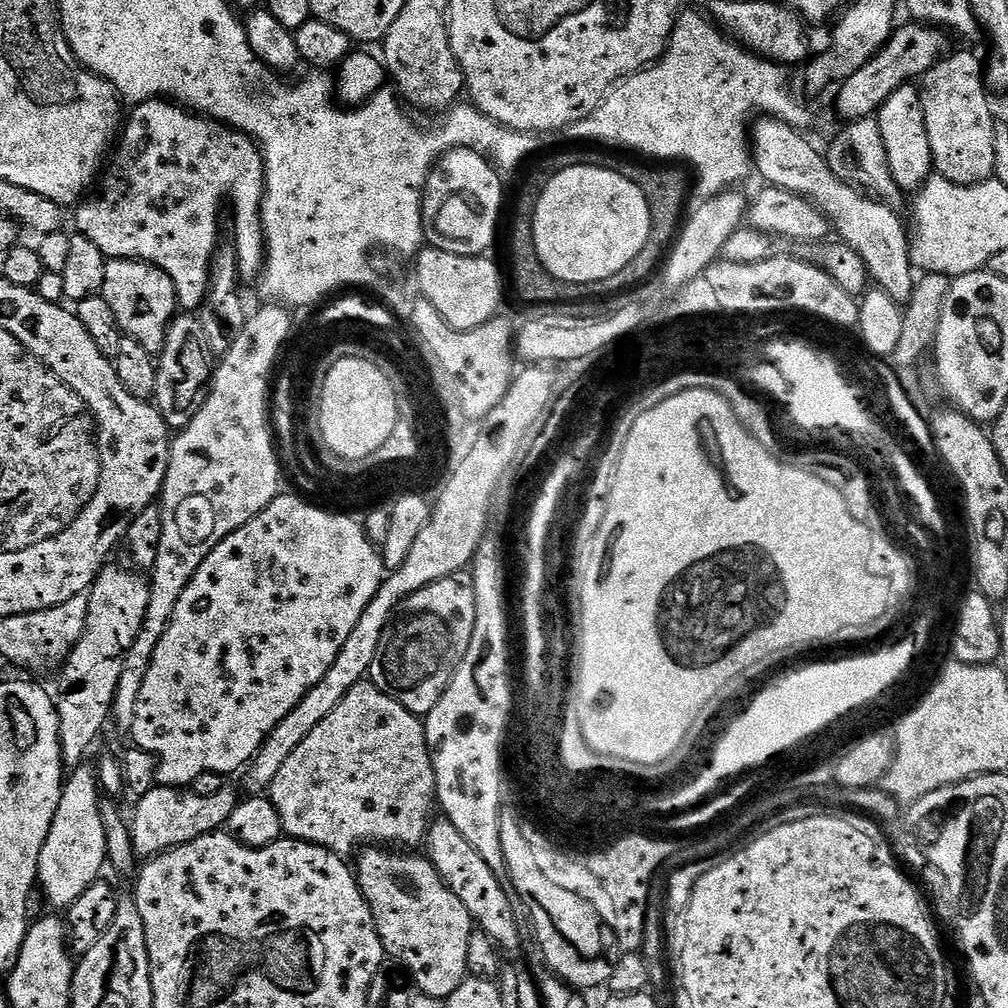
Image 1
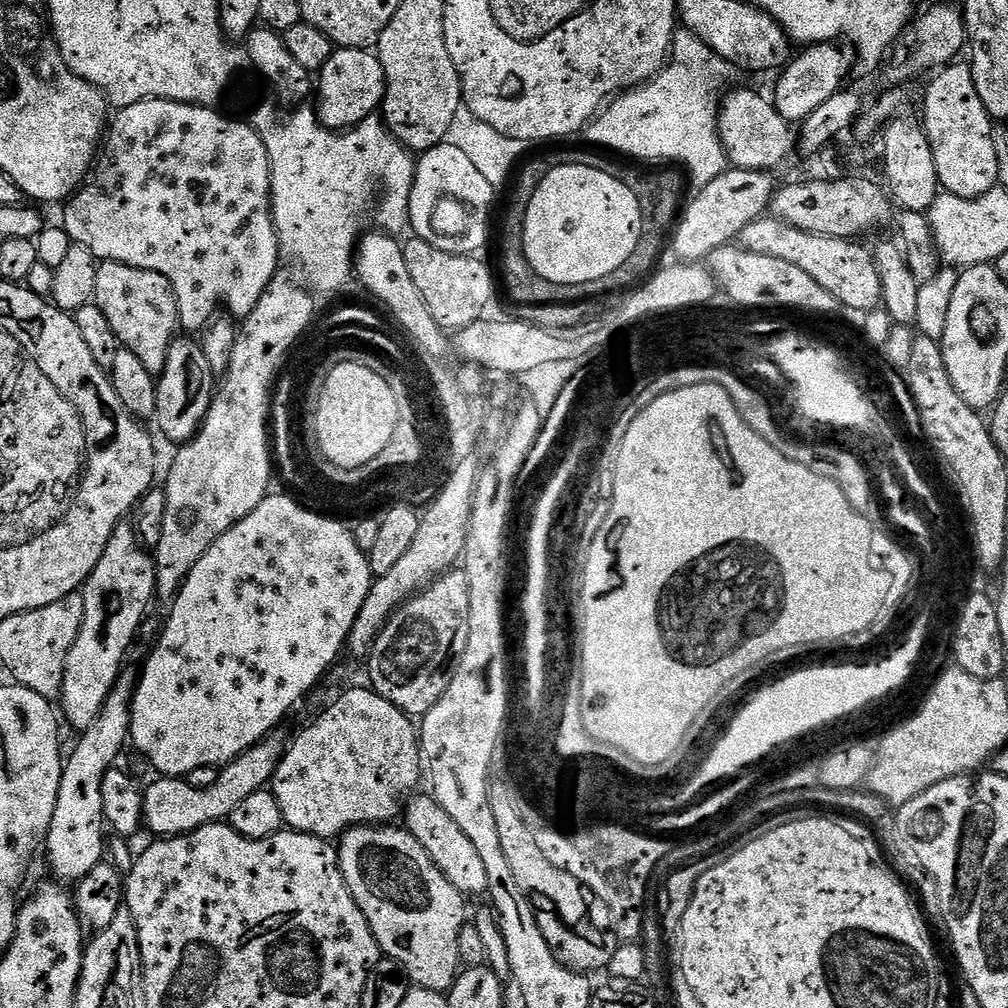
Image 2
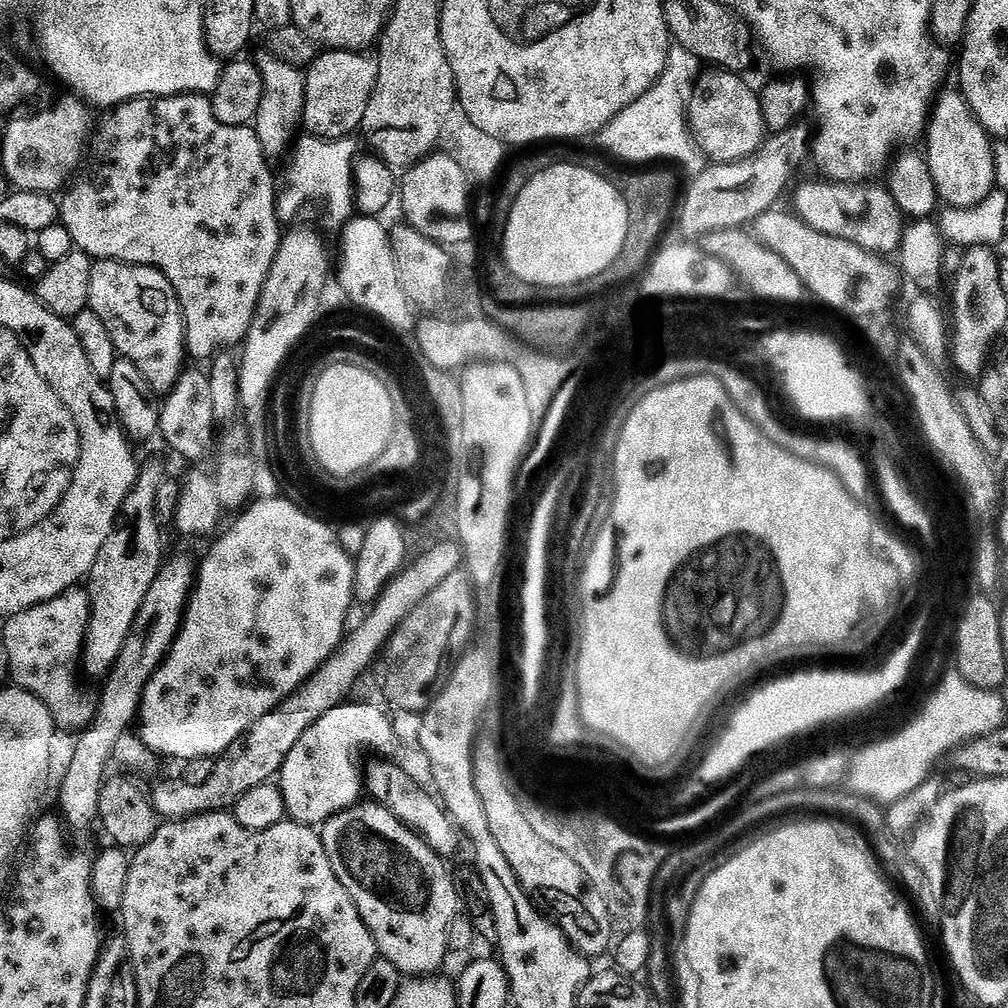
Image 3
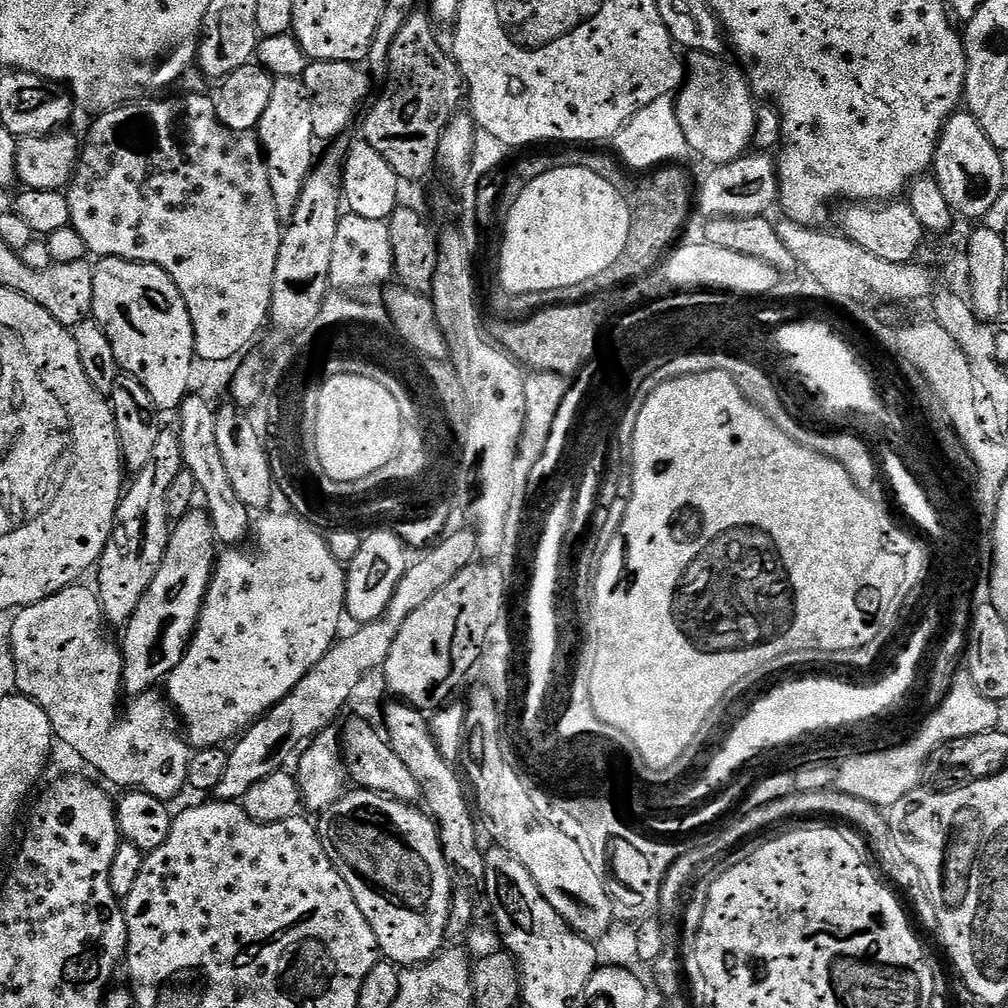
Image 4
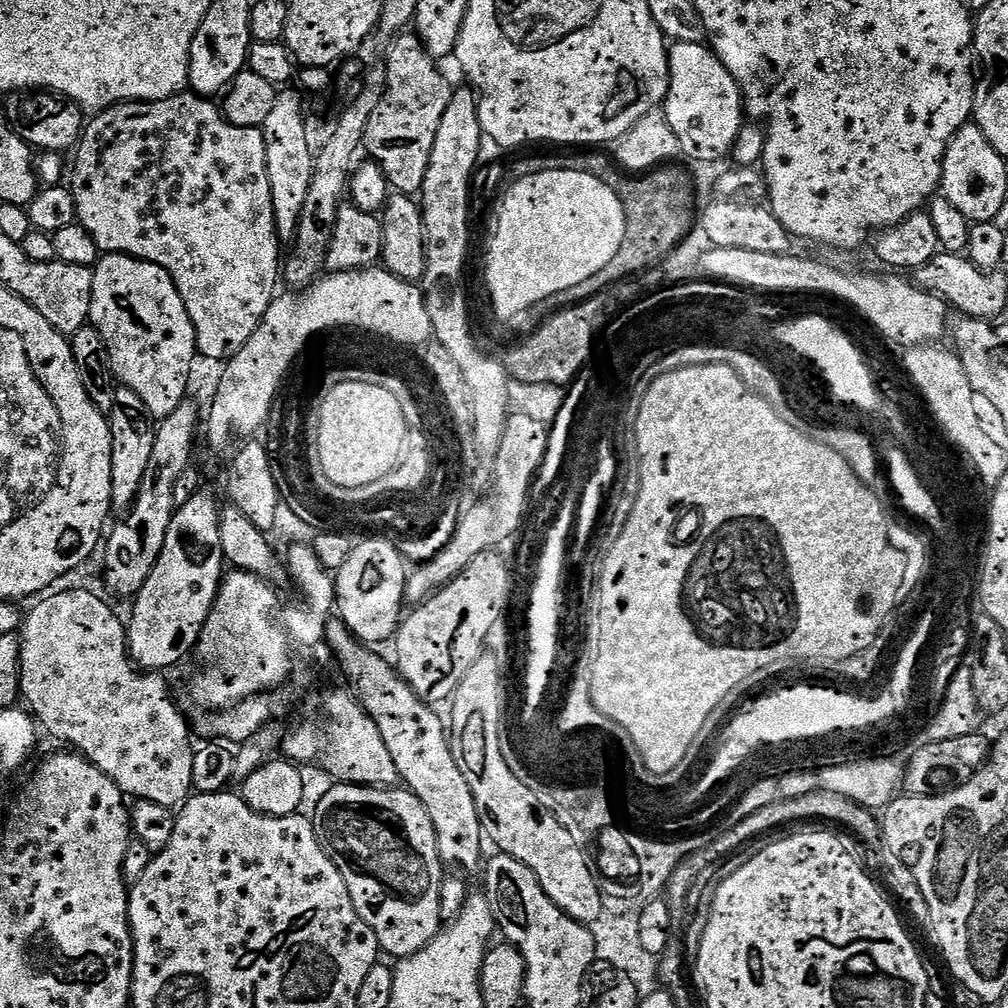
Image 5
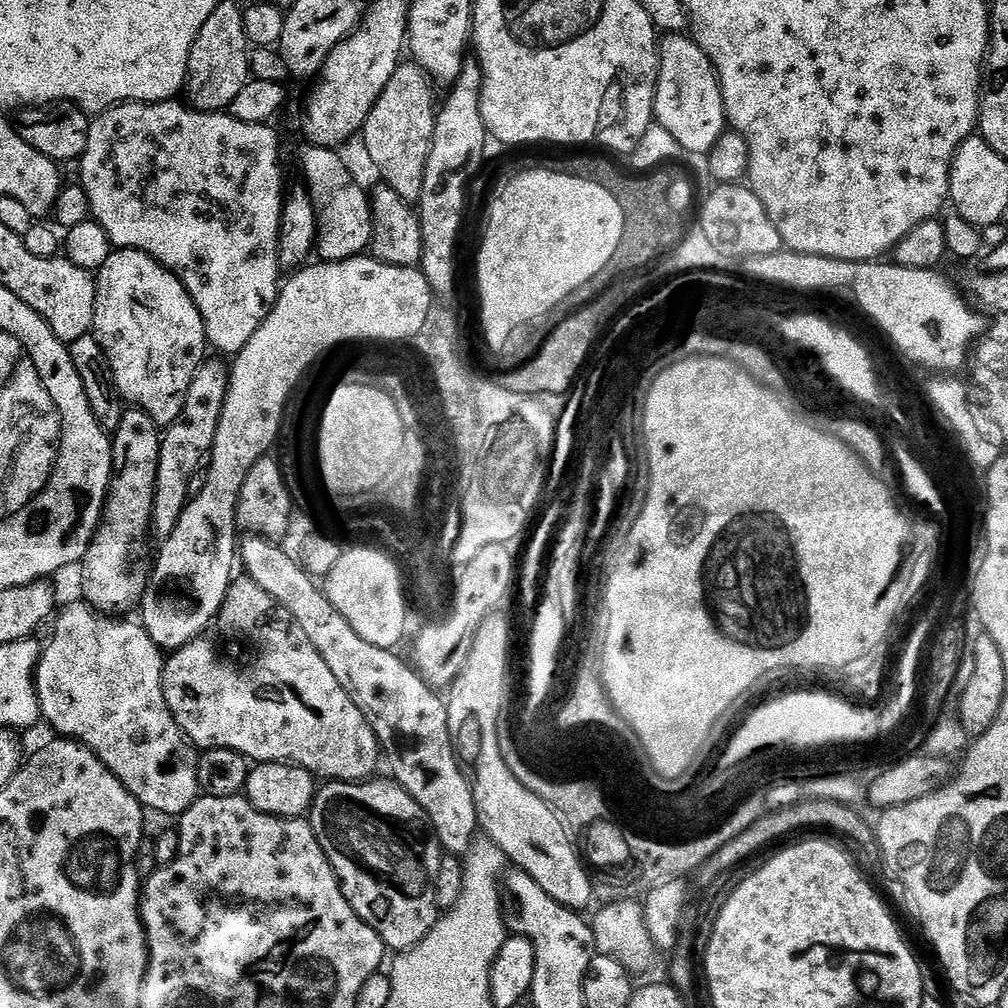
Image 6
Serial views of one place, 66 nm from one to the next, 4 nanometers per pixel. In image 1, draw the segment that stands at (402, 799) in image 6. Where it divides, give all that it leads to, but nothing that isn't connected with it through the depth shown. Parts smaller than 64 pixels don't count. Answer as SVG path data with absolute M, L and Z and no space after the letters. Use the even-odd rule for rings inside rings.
M380 846L365 847L359 853L360 861L354 864L356 881L360 884L362 894L370 906L385 953L411 972L413 985L423 995L433 996L434 999L444 1002L450 994L454 994L454 990L458 990L458 986L462 986L462 982L468 976L466 946L470 946L470 938L474 931L472 915L445 886L436 872L436 867L423 855L412 855L416 854L408 850L385 850Z

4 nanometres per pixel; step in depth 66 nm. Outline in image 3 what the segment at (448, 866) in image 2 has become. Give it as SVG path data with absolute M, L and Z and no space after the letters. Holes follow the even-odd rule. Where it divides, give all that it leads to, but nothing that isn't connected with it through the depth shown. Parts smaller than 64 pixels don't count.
M388 758L373 760L376 761L366 768L366 790L370 796L372 794L371 799L389 808L399 820L413 828L428 843L430 850L445 858L451 858L460 848L462 833L448 815L448 809L431 791L428 793L422 785L415 784L406 769L391 764Z

